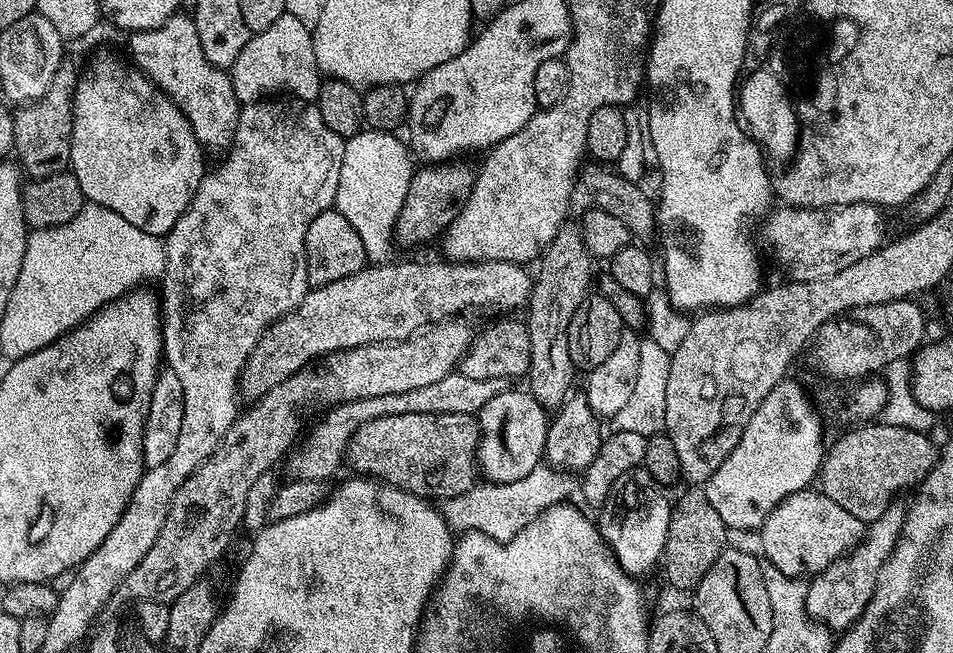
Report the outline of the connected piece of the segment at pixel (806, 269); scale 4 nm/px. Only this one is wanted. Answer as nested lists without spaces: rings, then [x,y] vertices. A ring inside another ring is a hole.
[[[866,202],[829,208],[776,206],[763,217],[764,229],[761,230],[760,236],[764,239],[765,246],[772,251],[773,258],[784,267],[784,272],[788,275],[785,277],[789,281],[814,282],[818,278],[830,278],[830,274],[838,274],[838,270],[846,270],[846,266],[854,266],[858,258],[866,258],[872,252],[877,252],[886,240],[883,214],[885,215],[877,205]]]

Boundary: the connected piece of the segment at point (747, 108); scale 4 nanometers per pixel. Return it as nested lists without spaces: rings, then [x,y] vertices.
[[[767,68],[753,69],[738,88],[738,112],[752,139],[762,147],[767,159],[779,166],[789,163],[799,148],[800,124],[791,95],[781,80]]]

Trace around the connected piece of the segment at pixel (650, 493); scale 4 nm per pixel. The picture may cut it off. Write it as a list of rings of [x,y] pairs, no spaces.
[[[625,478],[613,488],[608,503],[599,513],[598,527],[624,571],[630,576],[644,578],[655,564],[657,567],[661,563],[668,537],[668,523],[672,517],[672,504],[663,487],[648,488],[647,479],[632,479],[636,478]]]

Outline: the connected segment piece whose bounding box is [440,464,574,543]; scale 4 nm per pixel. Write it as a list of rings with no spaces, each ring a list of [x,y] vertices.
[[[548,464],[535,467],[526,477],[517,482],[494,484],[482,482],[465,494],[441,501],[440,511],[448,527],[455,533],[482,532],[500,543],[514,539],[549,506],[561,503],[574,488],[570,486],[567,473]]]

